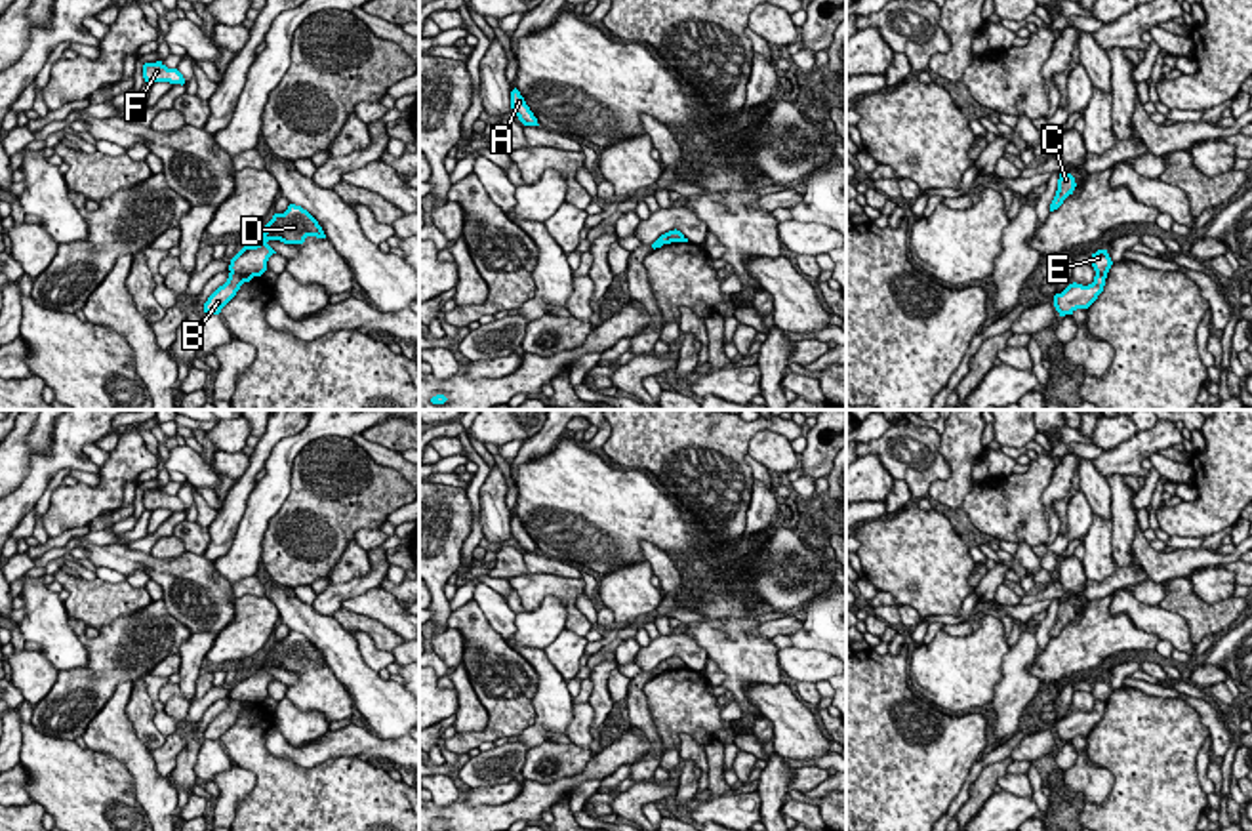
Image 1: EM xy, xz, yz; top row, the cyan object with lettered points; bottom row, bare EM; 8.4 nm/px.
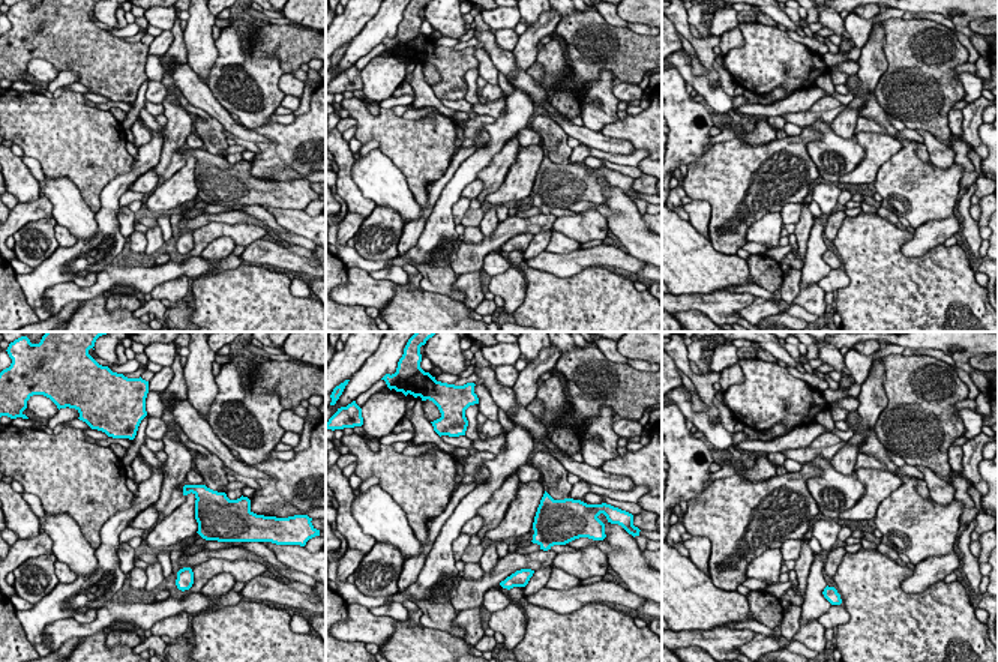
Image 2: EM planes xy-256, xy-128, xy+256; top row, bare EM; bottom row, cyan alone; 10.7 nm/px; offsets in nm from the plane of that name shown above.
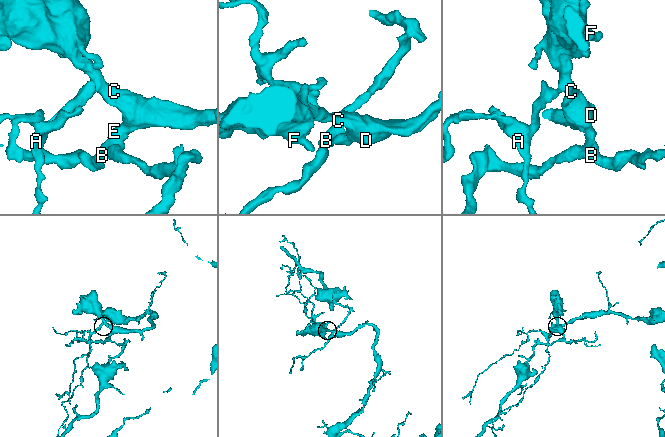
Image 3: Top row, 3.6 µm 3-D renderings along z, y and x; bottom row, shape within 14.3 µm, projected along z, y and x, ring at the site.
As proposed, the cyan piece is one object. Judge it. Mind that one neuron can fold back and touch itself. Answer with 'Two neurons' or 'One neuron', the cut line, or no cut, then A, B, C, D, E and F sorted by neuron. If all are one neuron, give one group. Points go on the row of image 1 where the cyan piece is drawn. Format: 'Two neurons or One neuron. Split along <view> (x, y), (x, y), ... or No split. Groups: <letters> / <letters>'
Two neurons. Split along xy (231, 271), (252, 277). Groups: A C D E F / B

